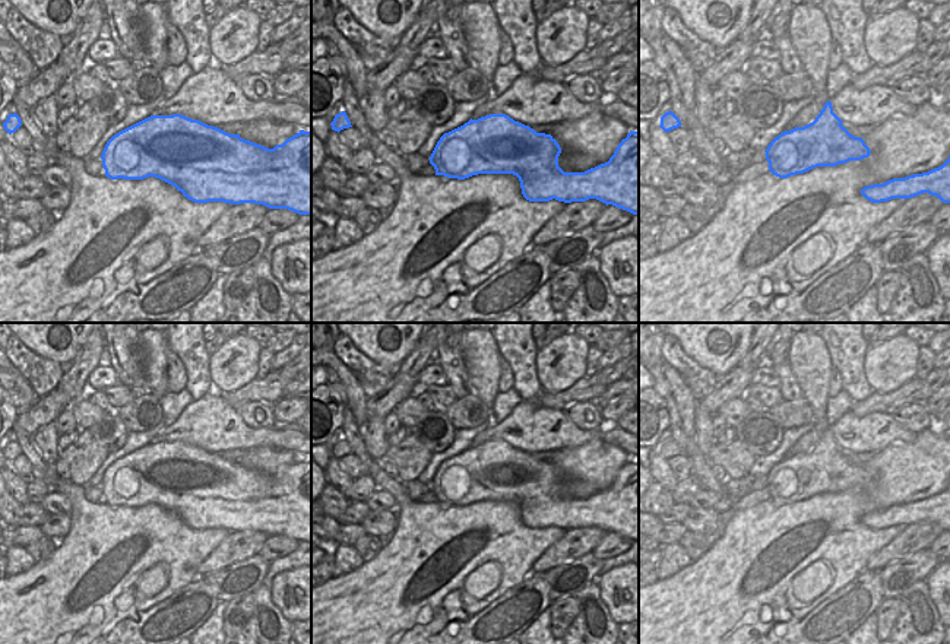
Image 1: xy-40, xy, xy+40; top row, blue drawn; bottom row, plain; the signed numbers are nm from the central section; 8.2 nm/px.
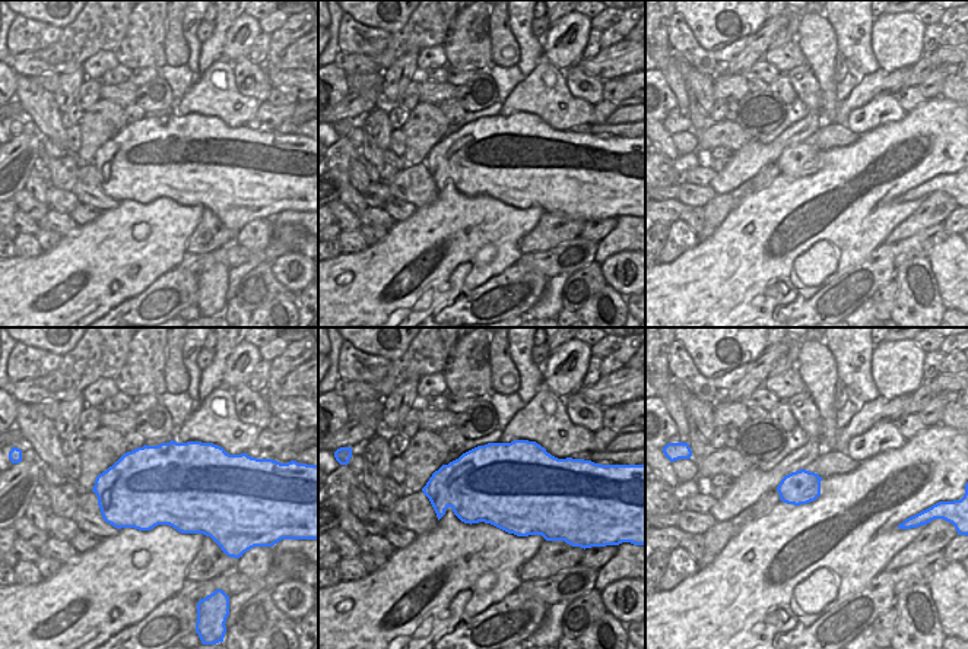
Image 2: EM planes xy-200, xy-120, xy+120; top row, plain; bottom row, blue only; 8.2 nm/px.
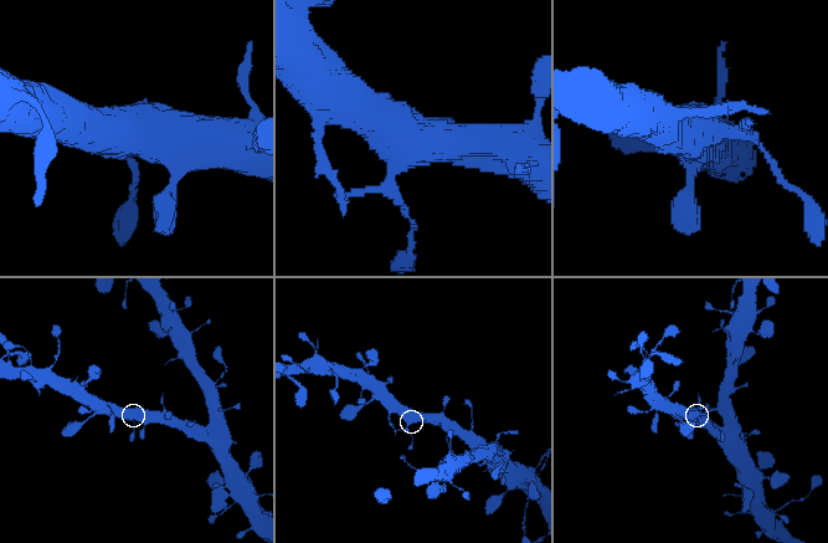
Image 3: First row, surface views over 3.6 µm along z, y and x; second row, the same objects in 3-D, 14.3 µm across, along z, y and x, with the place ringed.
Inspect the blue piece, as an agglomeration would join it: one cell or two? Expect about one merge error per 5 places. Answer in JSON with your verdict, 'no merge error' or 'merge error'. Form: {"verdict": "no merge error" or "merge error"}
{"verdict": "no merge error"}

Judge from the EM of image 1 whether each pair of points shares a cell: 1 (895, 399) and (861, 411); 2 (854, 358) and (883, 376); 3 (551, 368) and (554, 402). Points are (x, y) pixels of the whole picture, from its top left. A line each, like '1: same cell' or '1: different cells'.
1: same cell
2: different cells
3: different cells

